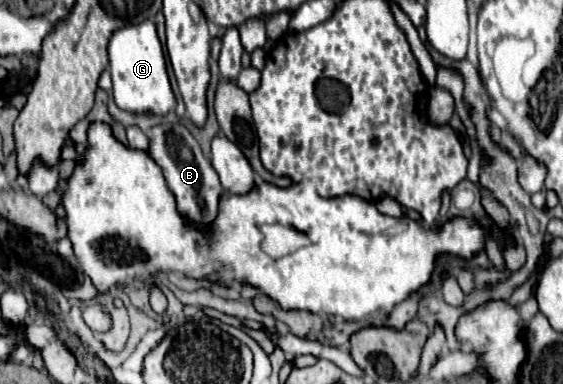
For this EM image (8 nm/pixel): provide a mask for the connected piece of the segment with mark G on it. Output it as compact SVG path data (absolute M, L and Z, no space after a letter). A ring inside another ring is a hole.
M141 21L117 29L109 41L109 72L112 79L112 95L115 103L131 113L151 111L153 115L165 115L175 109L175 95L169 85L163 49L153 21Z

